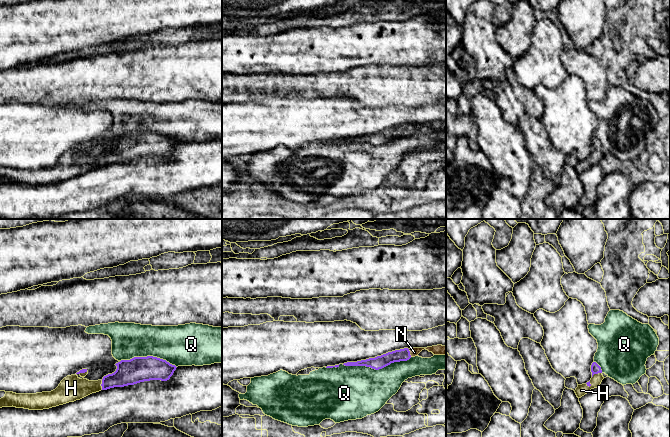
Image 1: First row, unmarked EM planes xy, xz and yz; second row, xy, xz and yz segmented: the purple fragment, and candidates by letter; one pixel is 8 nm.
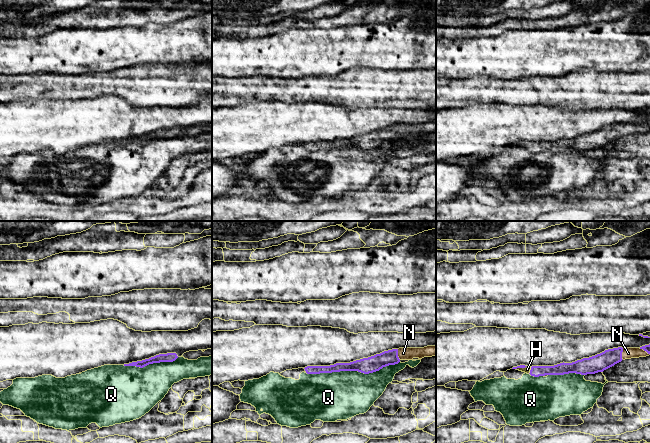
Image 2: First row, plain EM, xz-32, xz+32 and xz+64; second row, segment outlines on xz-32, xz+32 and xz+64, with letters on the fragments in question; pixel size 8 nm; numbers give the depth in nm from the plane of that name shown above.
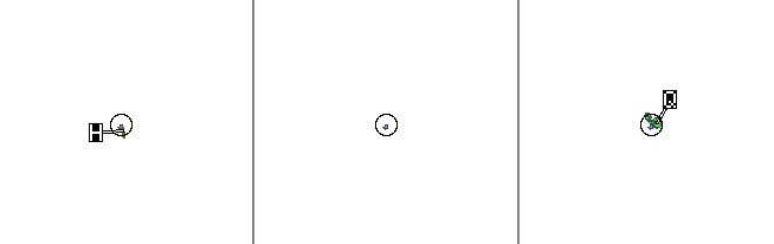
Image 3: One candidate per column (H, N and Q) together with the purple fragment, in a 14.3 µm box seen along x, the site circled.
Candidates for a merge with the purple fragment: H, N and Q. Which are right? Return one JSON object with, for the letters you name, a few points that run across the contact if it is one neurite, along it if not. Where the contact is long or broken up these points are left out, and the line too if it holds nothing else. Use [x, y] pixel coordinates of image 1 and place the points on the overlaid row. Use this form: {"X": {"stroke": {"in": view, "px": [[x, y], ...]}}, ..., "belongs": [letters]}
{"H": {"stroke": {"in": "yz", "px": [[595, 368], [596, 373], [596, 380], [581, 390]]}}, "belongs": ["H", "N"]}

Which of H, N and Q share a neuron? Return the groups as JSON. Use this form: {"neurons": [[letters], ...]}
{"neurons": [["H", "N"], ["Q"]]}

